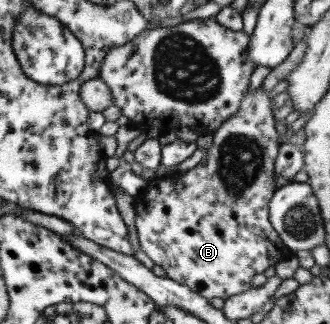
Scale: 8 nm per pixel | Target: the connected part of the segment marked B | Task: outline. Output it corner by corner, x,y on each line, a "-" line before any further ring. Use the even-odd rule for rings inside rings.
263,85
255,89
254,93
246,91
243,95
239,109
235,111
235,115
231,115
212,132
211,144
205,150
201,161
196,167
183,172
178,178
164,177
159,182
150,182
133,200
133,209
135,210
134,225
136,229
137,241
139,249
153,261
153,265
159,265
165,271
165,276
173,281
187,286
191,291
199,293
205,299
219,297
227,299
227,297
241,293
251,287
250,281
253,275
263,273
265,269
274,267
284,257
292,255
291,251
283,245
277,232
268,220
268,203
271,195
276,190
274,162
280,144
277,143
277,135
275,133
273,114
271,114
270,99
265,94

